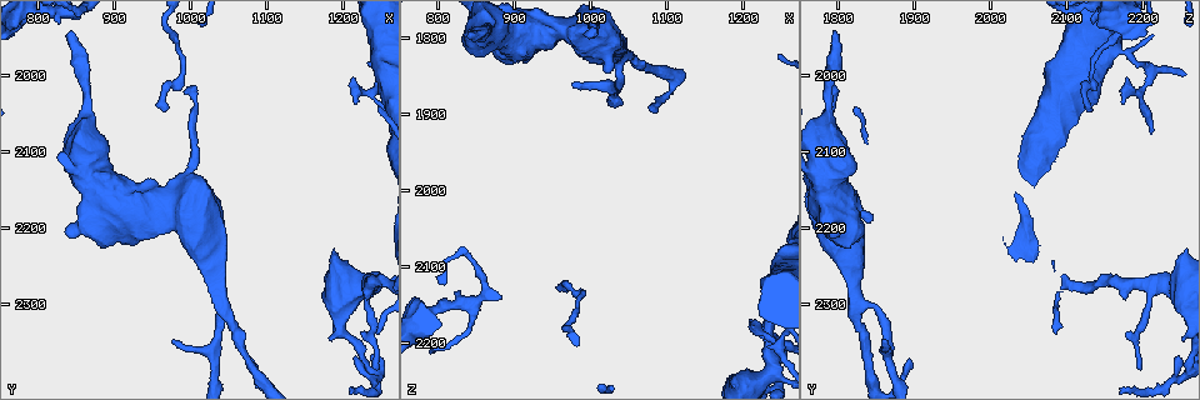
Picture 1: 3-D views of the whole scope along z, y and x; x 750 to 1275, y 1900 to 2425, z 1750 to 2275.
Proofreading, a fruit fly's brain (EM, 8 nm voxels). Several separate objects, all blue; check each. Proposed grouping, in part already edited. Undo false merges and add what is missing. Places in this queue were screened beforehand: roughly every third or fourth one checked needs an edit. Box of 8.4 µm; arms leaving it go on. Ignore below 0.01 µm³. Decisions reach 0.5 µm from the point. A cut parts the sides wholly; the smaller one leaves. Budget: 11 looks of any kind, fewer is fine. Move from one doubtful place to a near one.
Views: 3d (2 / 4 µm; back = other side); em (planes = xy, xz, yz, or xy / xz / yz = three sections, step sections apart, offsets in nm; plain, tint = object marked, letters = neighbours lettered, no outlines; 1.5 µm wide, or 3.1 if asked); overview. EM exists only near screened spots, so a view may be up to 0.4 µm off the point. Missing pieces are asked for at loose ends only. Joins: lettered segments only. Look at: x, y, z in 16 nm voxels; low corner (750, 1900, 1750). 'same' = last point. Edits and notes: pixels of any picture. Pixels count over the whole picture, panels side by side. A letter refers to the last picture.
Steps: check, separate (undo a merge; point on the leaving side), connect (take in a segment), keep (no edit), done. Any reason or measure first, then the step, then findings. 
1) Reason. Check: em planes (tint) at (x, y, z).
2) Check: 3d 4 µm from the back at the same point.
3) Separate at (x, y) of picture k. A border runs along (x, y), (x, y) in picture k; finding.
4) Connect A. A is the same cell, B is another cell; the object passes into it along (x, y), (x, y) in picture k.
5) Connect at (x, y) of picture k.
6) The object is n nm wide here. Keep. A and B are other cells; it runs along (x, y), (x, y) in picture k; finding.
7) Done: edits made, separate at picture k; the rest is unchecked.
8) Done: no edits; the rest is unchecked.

Four-way junction. Check: 3d 4 µm at (1235, 2280, 2210).

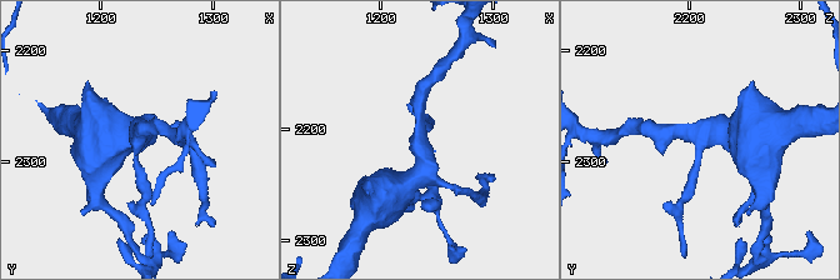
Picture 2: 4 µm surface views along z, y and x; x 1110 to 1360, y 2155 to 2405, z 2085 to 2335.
4 arms meet here. Check: em planes (letters) at (1234, 2276, 2214).

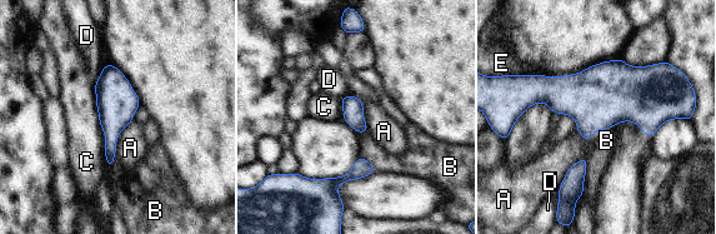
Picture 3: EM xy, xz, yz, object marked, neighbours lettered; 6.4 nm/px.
Keep. A, B, C, D and E are other cells; a border runs along (94, 84), (106, 164) in picture 3; all the same cell.

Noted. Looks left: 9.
An open end. Check: em yz step 4 (letters) at (885, 2225, 1815).

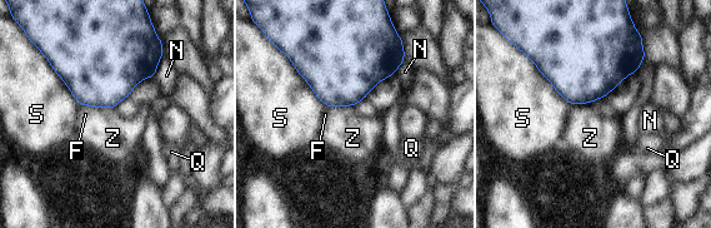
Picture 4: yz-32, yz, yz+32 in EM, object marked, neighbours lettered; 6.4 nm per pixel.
Cut it another way. Check: em planes (letters) at the same point.

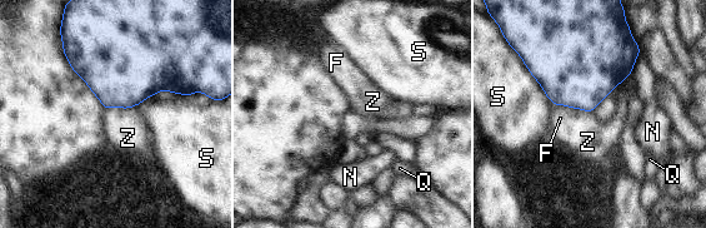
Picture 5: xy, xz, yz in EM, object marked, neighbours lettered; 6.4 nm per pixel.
The longest contact is with S, 360 nm. Keep. F, N, Q, S and Z are other cells; a border runs along (136, 104), (129, 108), (104, 109) in picture 5; no lettered segment goes on from it.

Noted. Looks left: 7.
Thin end. Check: em planes (tint) at (1080, 2375, 1895).

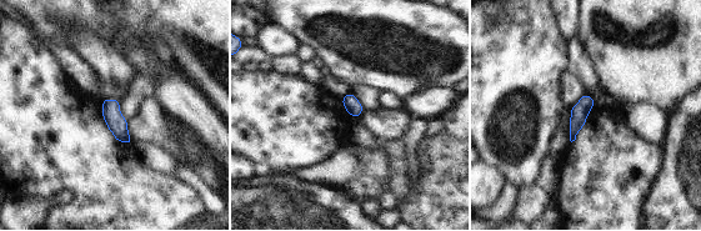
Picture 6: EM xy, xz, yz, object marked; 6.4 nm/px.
What lies round it. Check: em planes (letters) at the same point.

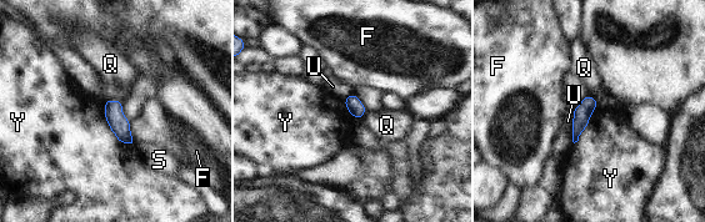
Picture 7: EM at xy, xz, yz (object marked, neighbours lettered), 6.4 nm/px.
The longest contact is with Y, 360 nm. Keep. F, Q, S, U and Y are other cells; a border runs along (103, 102), (109, 129), (133, 147) in picture 7; none of them fits.

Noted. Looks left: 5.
Thin end. Check: em planes (letters) at (970, 2050, 2130).

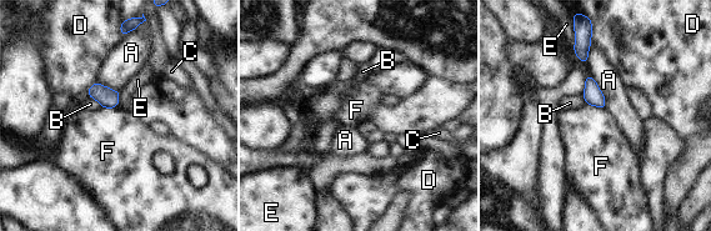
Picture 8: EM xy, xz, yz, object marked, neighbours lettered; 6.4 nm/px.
The object is 120 nm wide here. Keep. A, B, C, D, E and F are other cells; a border runs along (587, 104), (605, 109) in picture 8; no lettered segment goes on from it.

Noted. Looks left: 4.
Done: no edits; the rest is unchecked.

